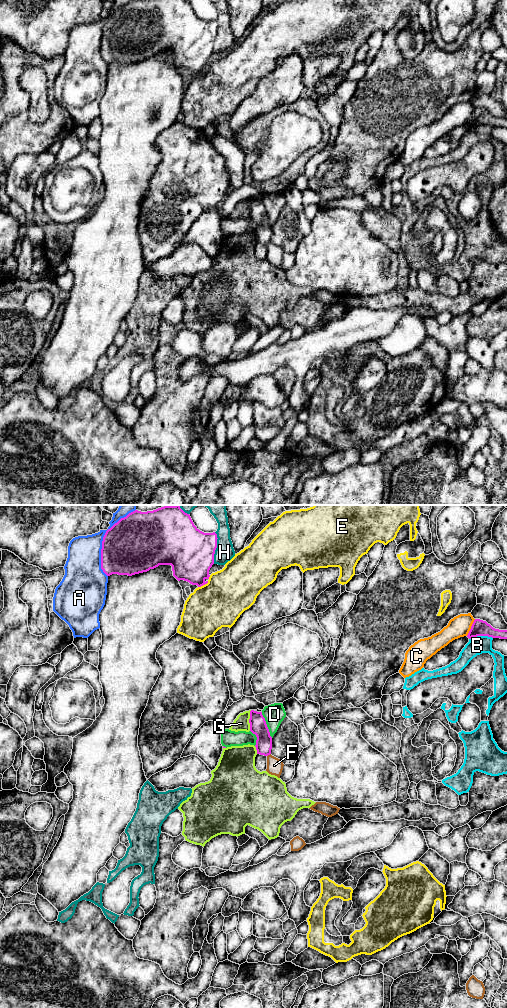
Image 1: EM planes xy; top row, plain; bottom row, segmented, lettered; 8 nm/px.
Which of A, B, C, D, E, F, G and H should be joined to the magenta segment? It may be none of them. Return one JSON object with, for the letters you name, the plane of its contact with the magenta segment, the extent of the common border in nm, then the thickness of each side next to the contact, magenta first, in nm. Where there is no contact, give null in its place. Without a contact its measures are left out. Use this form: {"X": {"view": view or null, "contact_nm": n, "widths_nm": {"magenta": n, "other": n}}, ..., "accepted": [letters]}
{"F": {"view": "xy", "contact_nm": 40, "widths_nm": {"magenta": 140, "other": 130}}, "accepted": ["F"]}

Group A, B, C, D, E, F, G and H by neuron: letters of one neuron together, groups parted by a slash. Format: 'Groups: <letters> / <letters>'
Groups: A / B / C / D / E / F / G / H

